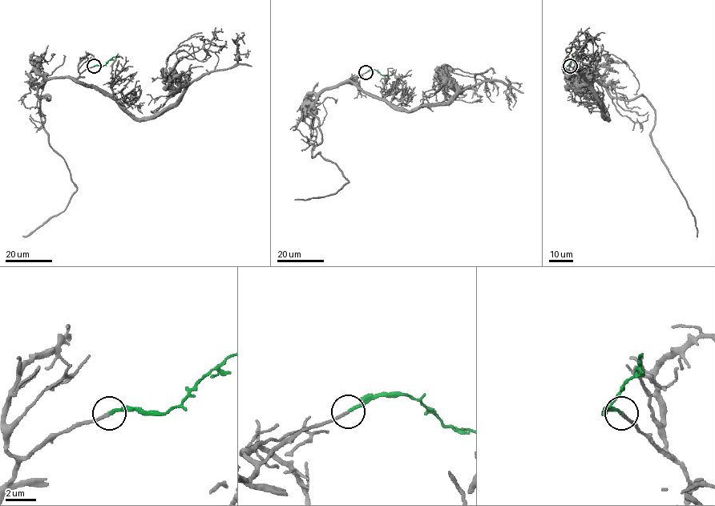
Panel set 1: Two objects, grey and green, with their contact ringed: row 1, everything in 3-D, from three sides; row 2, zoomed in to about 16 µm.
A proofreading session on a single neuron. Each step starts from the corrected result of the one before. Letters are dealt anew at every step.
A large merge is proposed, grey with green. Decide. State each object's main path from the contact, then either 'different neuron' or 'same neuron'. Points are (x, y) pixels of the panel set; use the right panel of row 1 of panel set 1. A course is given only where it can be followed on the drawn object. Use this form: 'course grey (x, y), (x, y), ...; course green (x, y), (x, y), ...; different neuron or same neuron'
course grey (570, 66), (580, 78), (599, 82), (611, 97), (645, 98), (655, 115), (652, 143), (694, 216), (697, 236); course green (570, 66), (567, 66), (576, 53); same neuron

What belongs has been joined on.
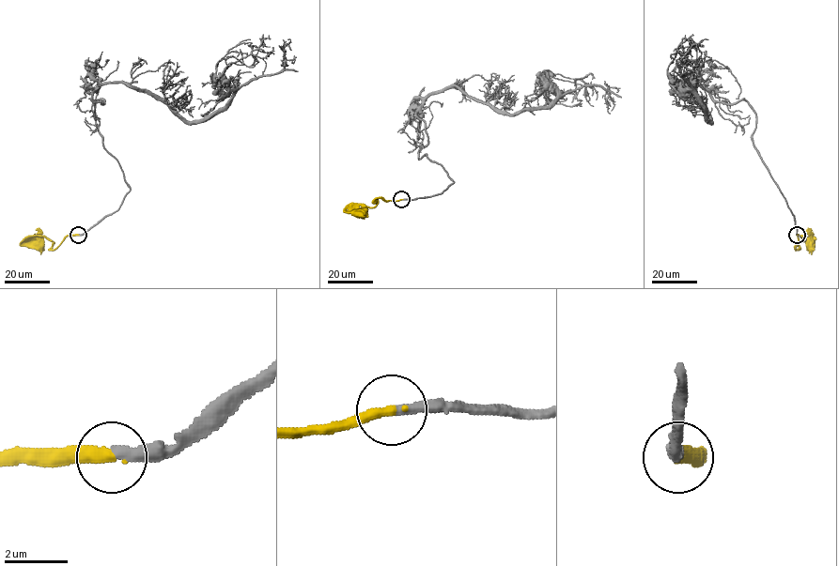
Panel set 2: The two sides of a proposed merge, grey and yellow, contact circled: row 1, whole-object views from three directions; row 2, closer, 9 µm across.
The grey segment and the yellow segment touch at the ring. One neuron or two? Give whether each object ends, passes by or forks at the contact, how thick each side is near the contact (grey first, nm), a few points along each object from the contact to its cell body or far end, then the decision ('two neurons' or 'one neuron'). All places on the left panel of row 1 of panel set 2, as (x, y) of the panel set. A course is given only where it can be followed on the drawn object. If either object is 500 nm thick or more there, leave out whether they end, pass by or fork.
grey ends there; yellow ends there; 360 nm thick on the grey side, 400 nm on the other; grey runs (78, 235), (130, 190), (97, 89), (129, 84), (194, 122), (226, 92), (225, 67), (270, 47); yellow runs (78, 235), (67, 236), (53, 250), (54, 243), (44, 237), (36, 242); one neuron

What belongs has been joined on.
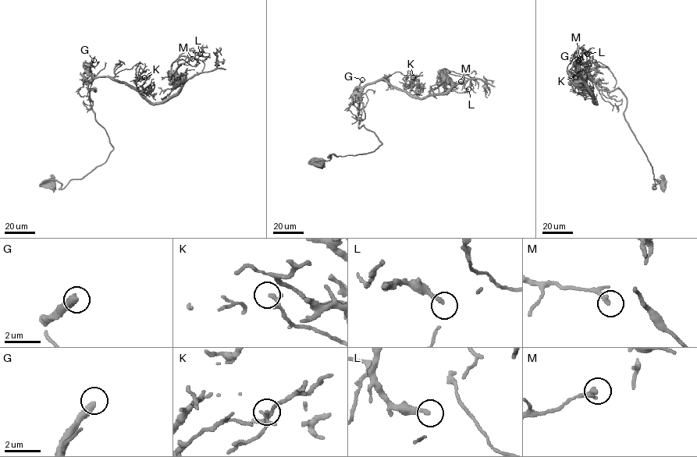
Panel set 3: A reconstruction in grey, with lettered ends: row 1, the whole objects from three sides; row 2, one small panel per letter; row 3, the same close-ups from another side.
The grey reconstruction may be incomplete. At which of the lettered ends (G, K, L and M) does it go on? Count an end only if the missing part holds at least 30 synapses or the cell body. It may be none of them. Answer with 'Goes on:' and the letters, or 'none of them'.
Goes on: G

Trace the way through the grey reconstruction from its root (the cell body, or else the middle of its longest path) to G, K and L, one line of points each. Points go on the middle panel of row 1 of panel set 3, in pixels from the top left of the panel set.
G: (319, 164), (331, 154), (366, 154), (382, 143), (372, 131), (358, 127), (364, 118), (357, 99), (362, 79)
K: (319, 164), (379, 146), (358, 127), (357, 97), (382, 79), (404, 90), (413, 77)
L: (319, 164), (382, 143), (358, 127), (357, 97), (367, 85), (384, 79), (424, 97), (446, 69), (468, 89)

